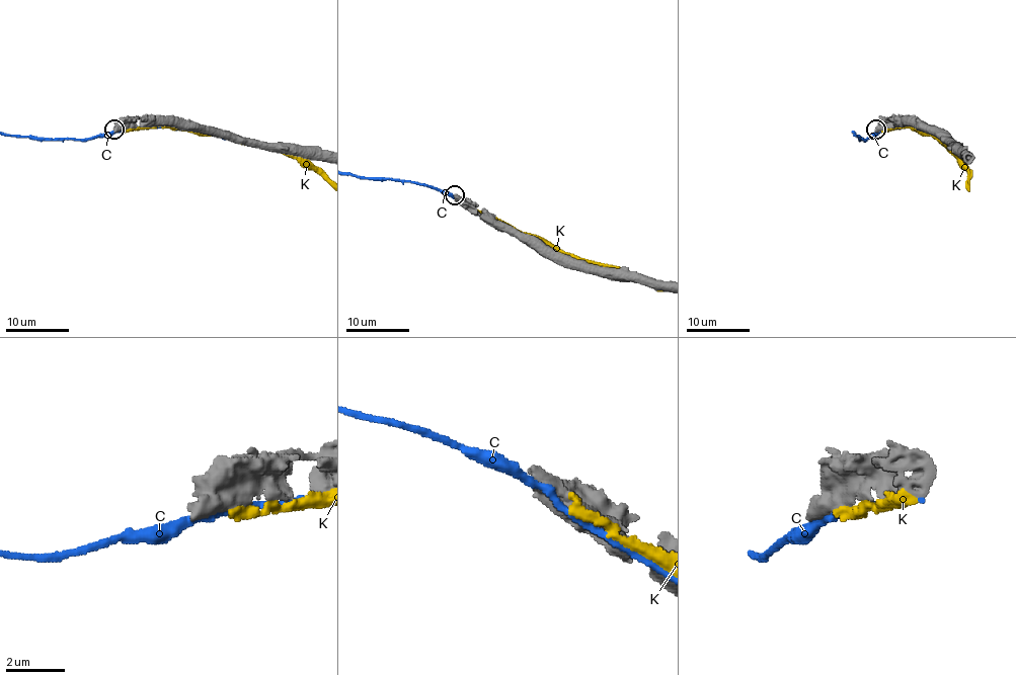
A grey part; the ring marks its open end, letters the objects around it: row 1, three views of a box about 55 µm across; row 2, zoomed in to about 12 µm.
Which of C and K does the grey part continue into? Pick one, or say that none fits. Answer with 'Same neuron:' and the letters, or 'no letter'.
Same neuron: no letter

